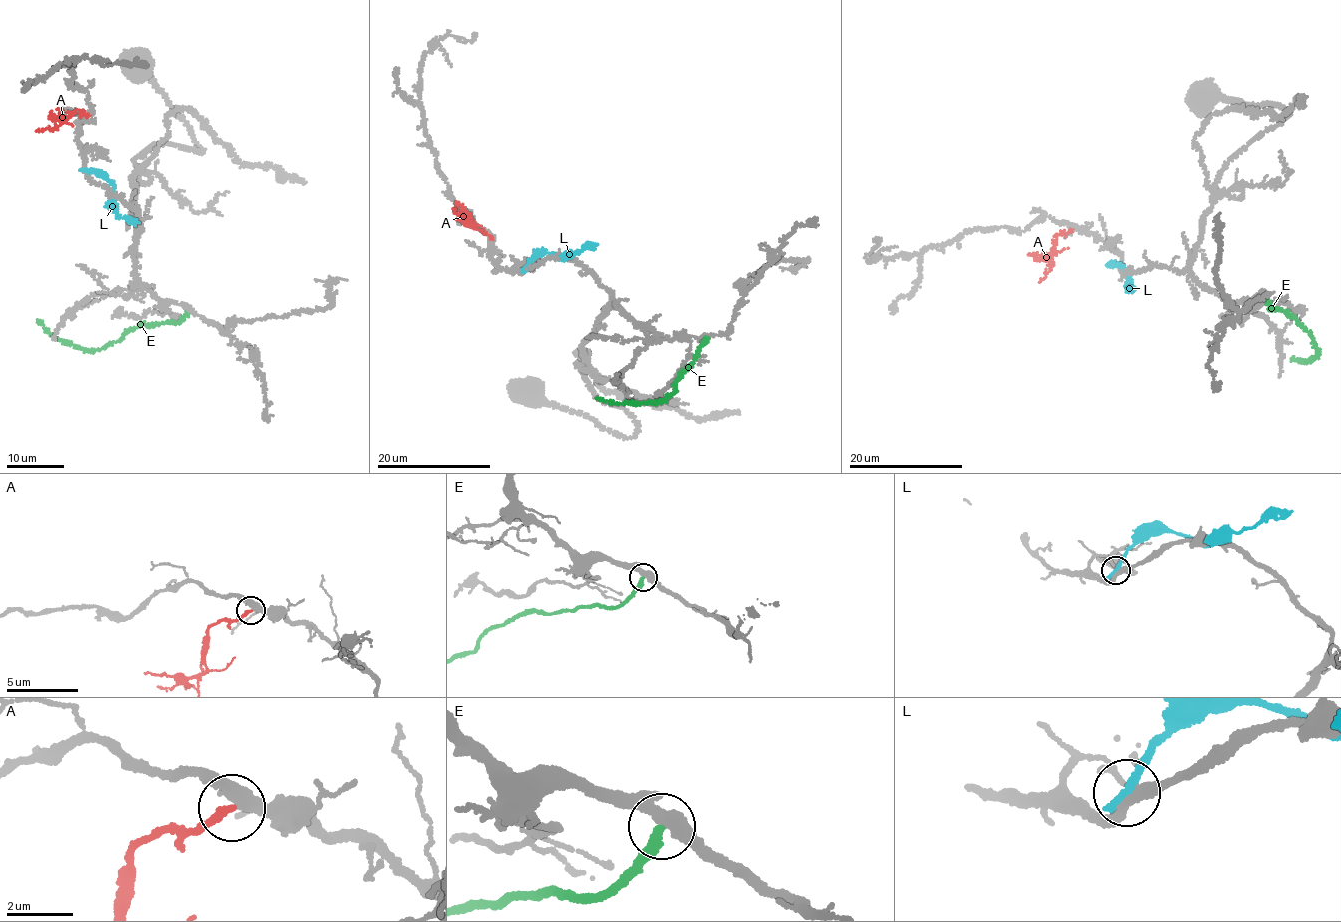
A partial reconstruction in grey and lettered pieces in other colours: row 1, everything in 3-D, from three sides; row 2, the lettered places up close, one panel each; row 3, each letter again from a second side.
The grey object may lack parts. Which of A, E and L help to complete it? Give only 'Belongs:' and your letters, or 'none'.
Belongs: A

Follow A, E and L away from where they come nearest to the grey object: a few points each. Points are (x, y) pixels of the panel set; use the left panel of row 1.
A: (89, 115), (77, 110), (56, 123), (52, 130), (45, 127), (35, 131)
E: (188, 310), (175, 322), (135, 327), (95, 349), (58, 340), (38, 319)
L: (84, 170), (94, 170), (111, 182), (114, 208), (118, 214), (138, 224)

